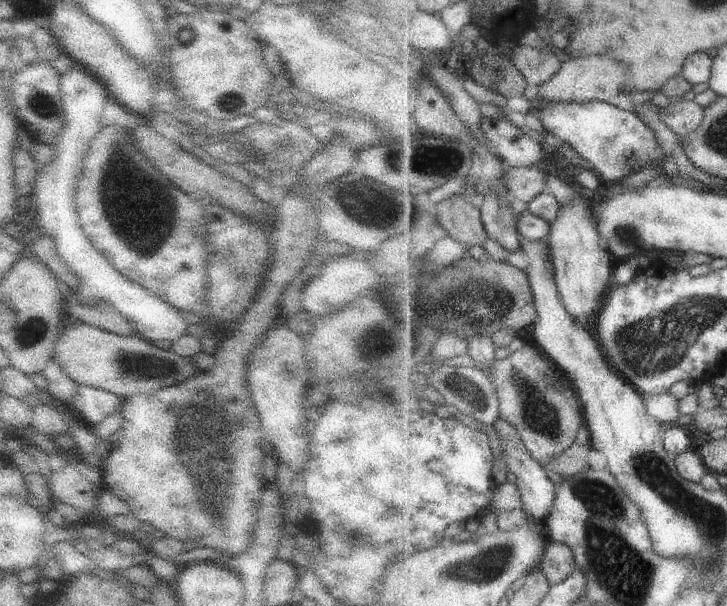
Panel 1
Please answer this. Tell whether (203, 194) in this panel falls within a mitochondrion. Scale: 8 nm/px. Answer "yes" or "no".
no

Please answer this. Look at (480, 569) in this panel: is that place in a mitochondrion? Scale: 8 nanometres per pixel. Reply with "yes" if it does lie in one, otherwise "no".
yes

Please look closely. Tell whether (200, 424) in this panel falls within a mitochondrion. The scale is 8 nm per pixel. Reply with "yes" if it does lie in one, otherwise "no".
yes

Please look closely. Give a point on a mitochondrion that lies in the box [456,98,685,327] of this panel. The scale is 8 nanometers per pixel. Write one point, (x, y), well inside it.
(624, 234)

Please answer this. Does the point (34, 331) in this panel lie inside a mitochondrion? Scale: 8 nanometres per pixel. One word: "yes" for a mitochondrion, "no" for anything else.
yes

